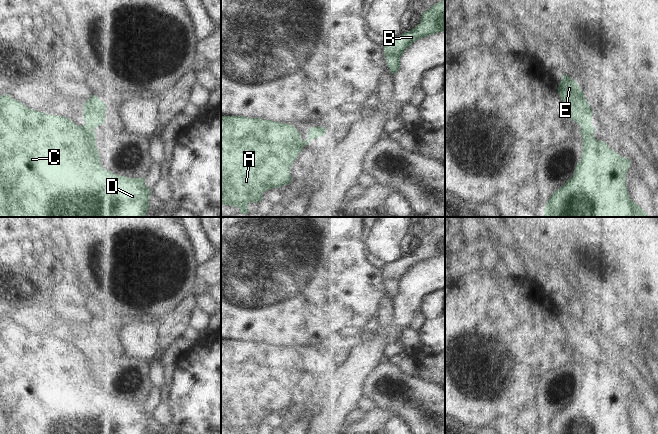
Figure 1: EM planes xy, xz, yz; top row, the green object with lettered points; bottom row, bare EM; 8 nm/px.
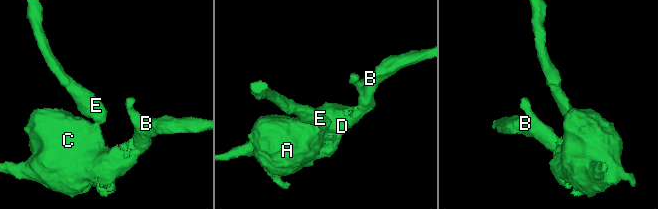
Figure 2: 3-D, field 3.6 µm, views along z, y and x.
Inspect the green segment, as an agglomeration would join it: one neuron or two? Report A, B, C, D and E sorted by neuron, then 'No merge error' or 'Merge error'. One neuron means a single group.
Groups: A B C D / E. Merge error.

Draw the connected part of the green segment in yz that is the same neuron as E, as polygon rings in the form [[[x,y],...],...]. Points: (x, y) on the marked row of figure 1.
[[[564,73],[558,86],[558,94],[565,105],[570,119],[577,122],[580,126],[591,123],[593,110],[585,100],[584,93],[578,84]]]

